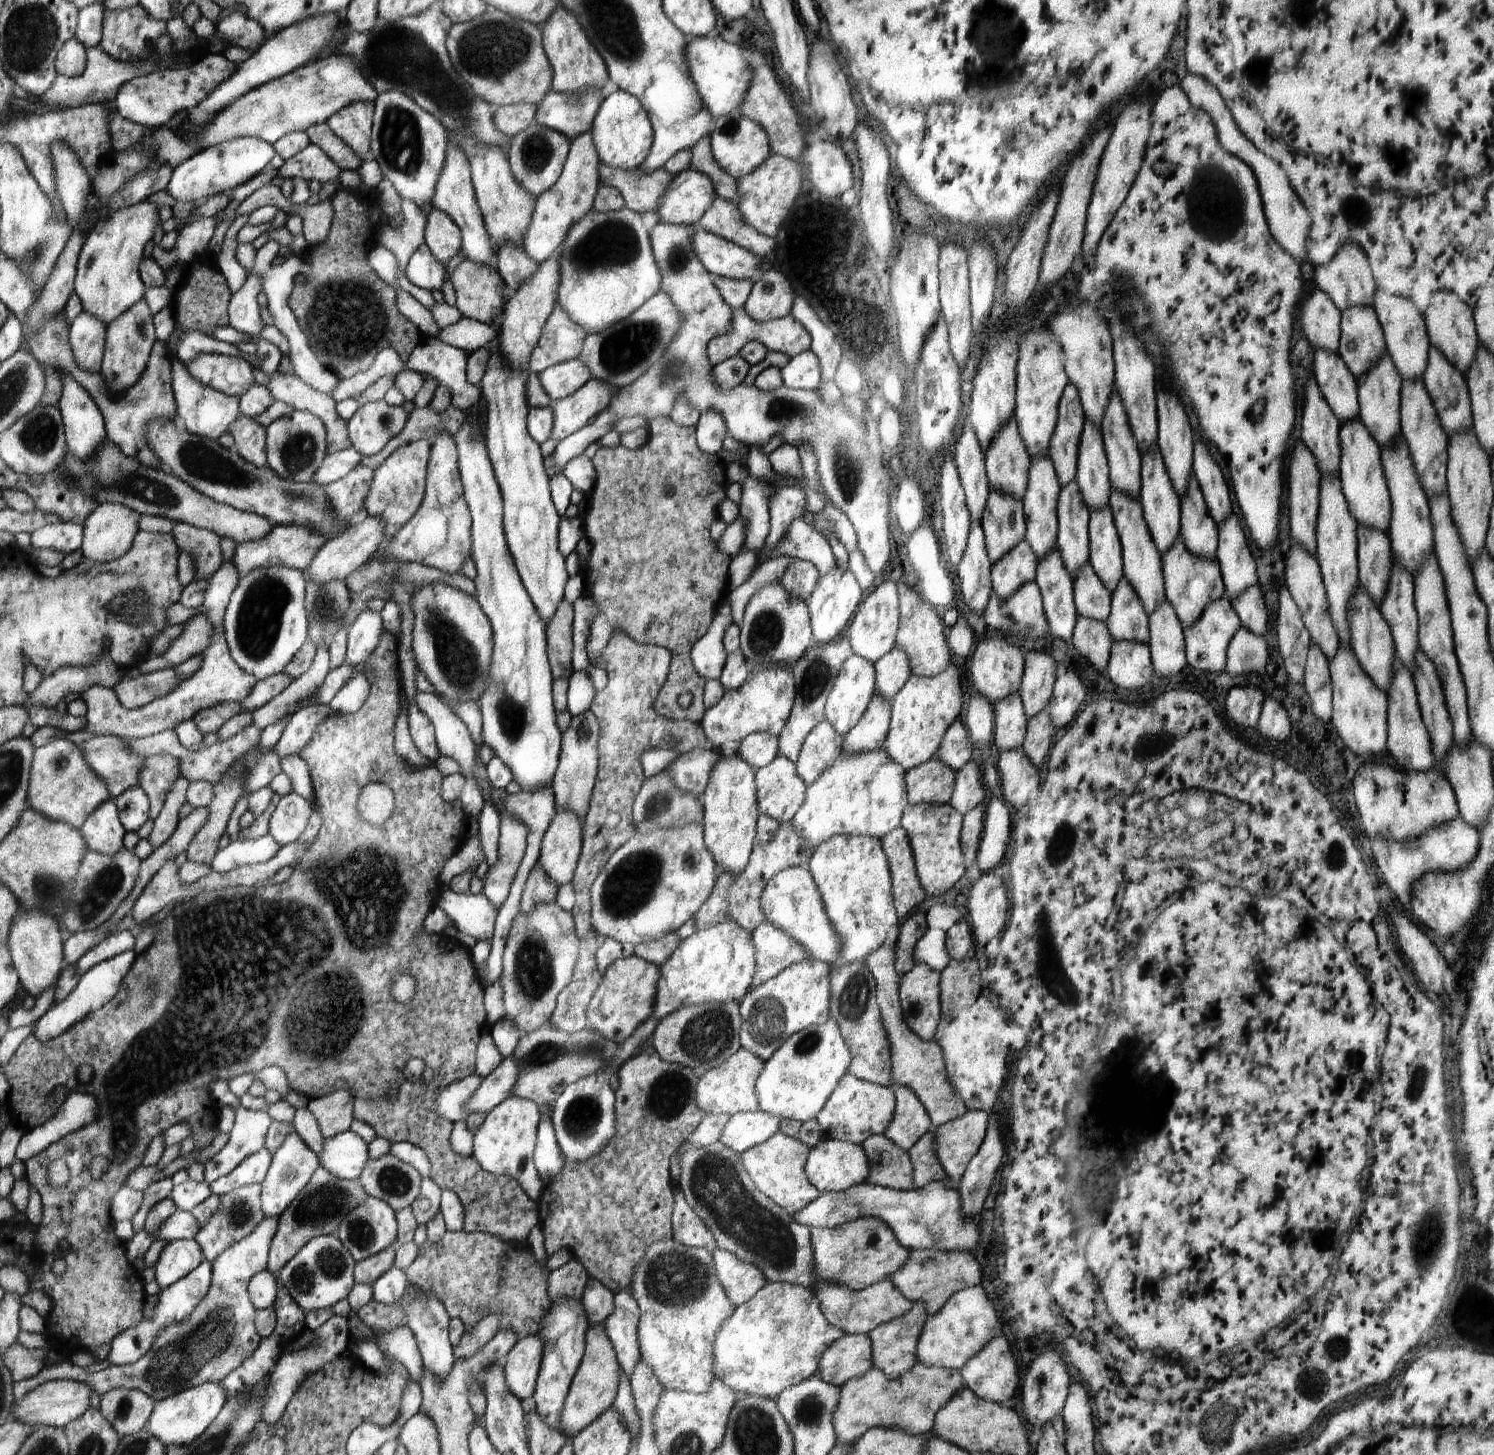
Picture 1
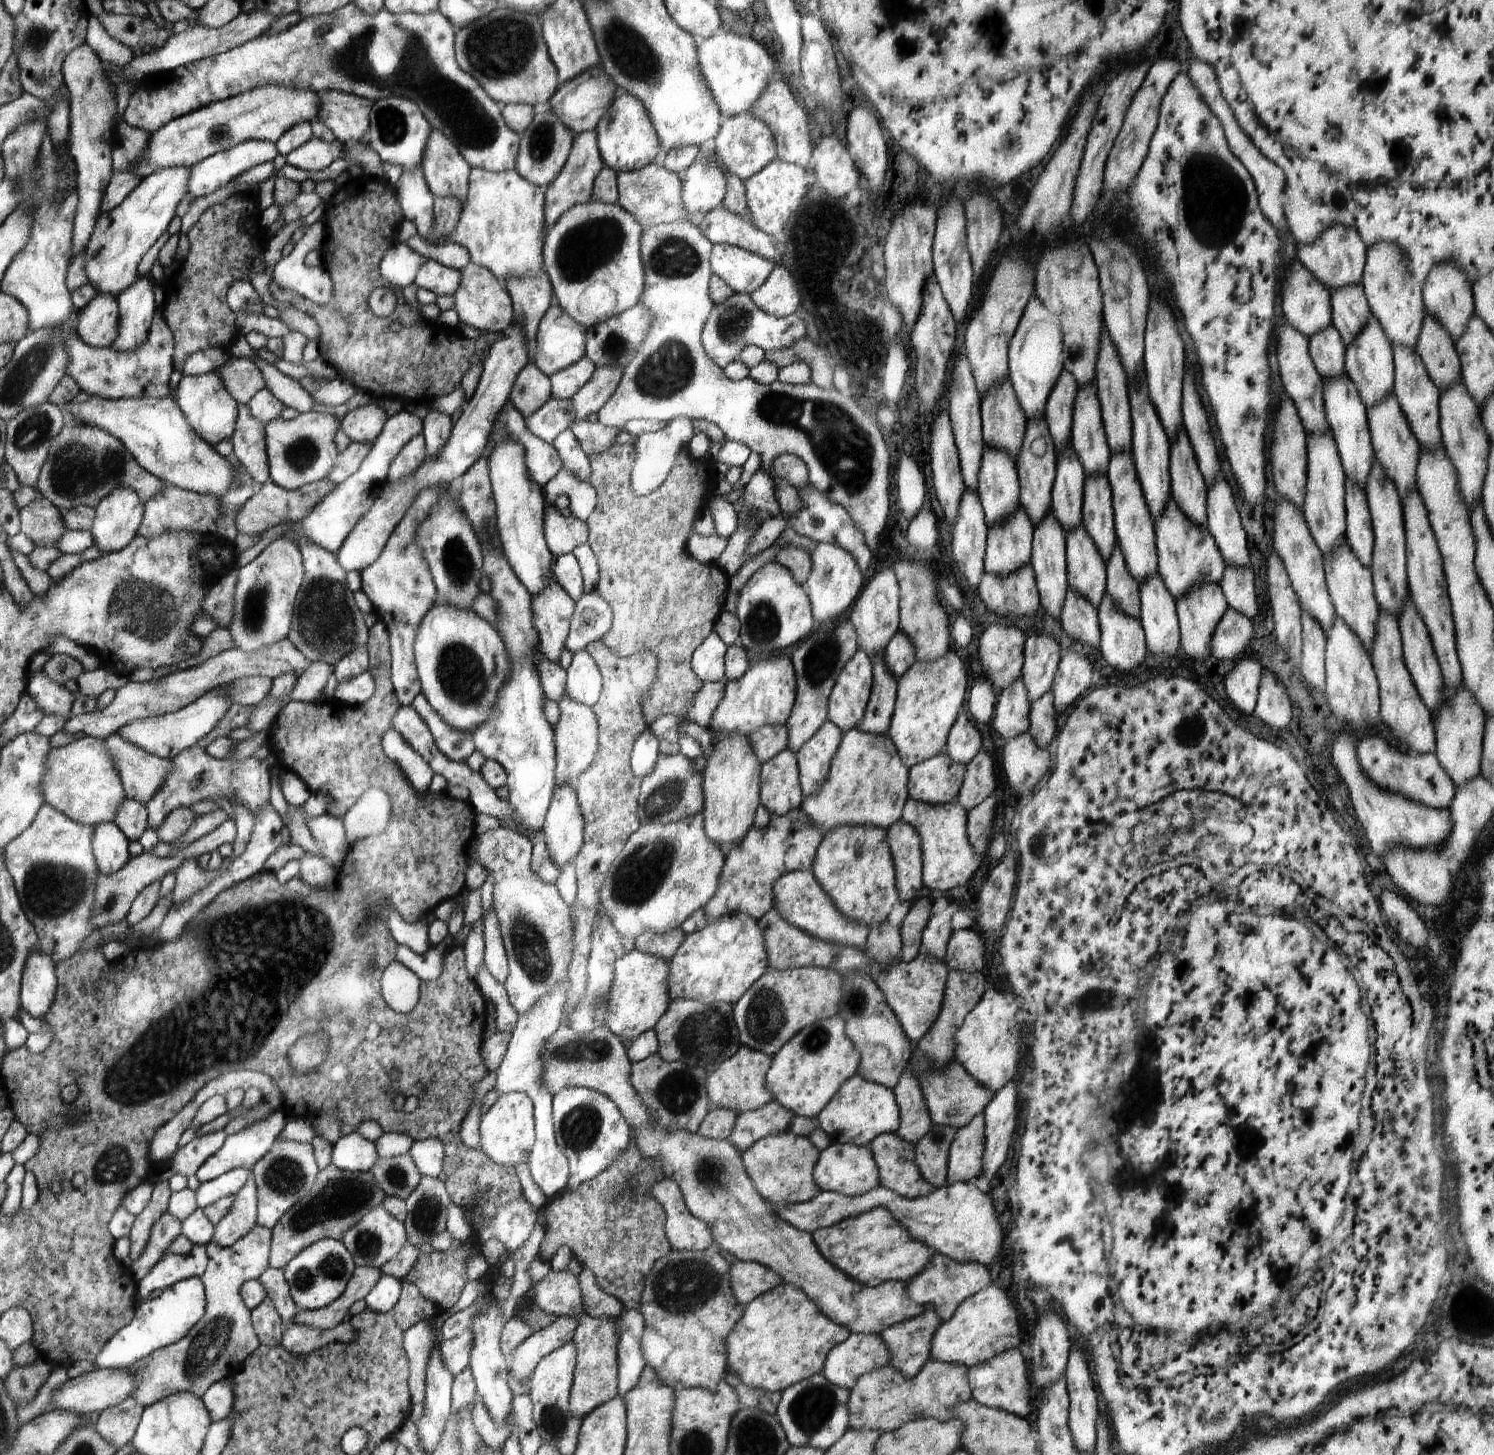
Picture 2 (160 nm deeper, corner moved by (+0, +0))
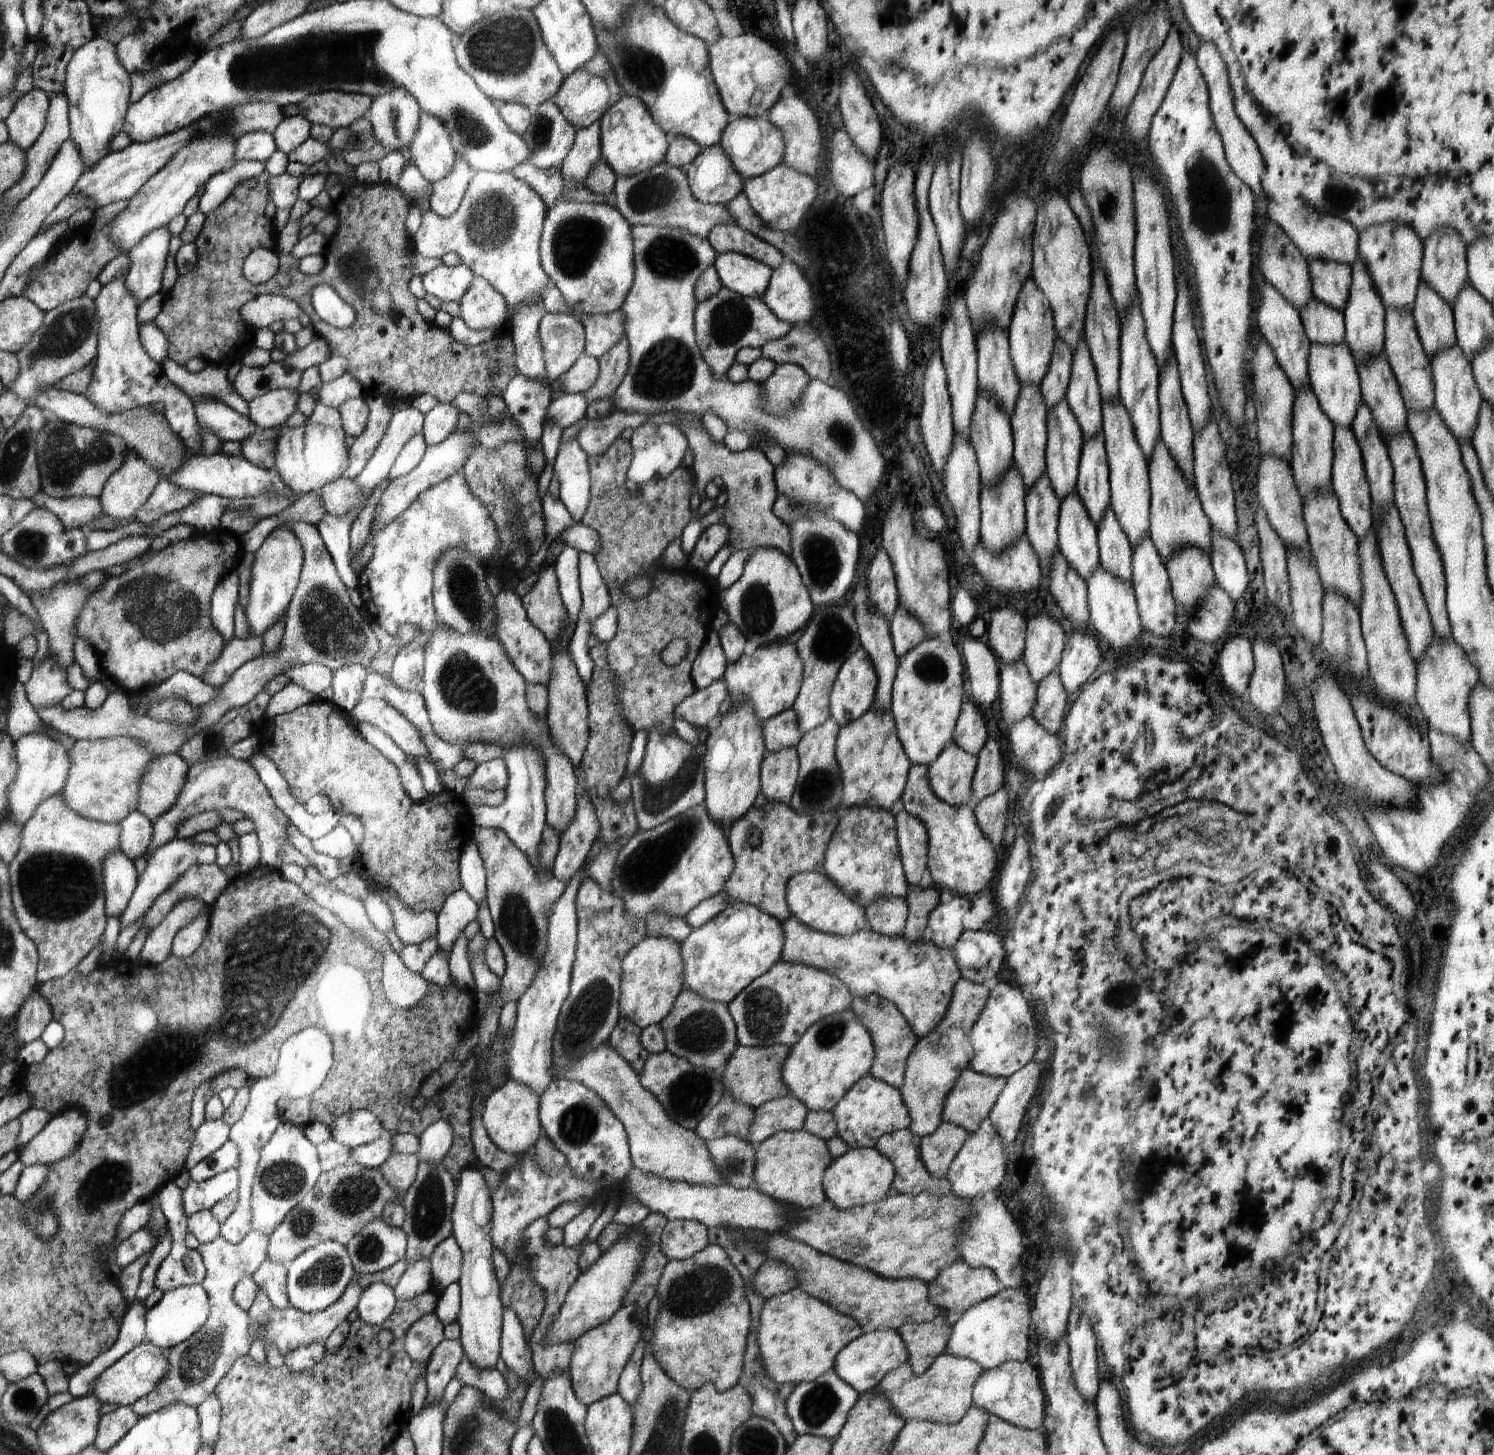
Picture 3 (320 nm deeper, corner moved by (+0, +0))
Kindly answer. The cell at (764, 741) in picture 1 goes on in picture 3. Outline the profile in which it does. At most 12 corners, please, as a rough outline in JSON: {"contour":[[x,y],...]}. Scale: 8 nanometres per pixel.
{"contour":[[793,707],[766,720],[770,752],[800,744],[804,736]]}

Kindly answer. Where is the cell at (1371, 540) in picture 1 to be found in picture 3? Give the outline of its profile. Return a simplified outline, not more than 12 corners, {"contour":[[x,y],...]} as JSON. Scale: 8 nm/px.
{"contour":[[1334,425],[1331,488],[1358,540],[1373,528],[1357,438]]}

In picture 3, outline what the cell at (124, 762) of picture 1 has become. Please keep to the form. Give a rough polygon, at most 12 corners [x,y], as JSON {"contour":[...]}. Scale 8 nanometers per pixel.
{"contour":[[154,756],[142,774],[137,810],[151,822],[177,802],[189,764]]}

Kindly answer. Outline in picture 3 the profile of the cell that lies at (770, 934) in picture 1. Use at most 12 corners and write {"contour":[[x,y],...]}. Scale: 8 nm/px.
{"contour":[[781,922],[782,961],[880,994],[918,1037],[946,1017],[961,973],[950,949],[872,929]]}

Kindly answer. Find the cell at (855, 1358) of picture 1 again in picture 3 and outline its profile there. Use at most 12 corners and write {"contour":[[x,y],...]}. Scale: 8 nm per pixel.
{"contour":[[897,1329],[864,1332],[834,1370],[860,1395],[908,1362]]}

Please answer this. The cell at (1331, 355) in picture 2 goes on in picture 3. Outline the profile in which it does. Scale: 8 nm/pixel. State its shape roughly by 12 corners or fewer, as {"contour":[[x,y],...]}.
{"contour":[[1318,299],[1299,314],[1311,343],[1344,341],[1344,315]]}

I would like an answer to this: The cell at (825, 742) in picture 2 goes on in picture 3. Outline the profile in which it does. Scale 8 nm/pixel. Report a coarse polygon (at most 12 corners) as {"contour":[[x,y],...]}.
{"contour":[[832,718],[796,745],[798,814],[841,810],[843,776]]}

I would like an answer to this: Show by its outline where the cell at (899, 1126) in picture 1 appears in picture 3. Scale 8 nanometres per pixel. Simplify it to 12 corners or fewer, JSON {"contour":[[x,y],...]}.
{"contour":[[959,979],[946,1017],[909,1054],[900,1091],[909,1129],[940,1128],[971,1066],[984,985]]}

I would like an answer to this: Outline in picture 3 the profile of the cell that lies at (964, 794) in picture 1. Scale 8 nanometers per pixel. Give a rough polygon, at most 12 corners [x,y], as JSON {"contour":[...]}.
{"contour":[[989,738],[977,754],[972,806],[1002,788],[1000,747]]}

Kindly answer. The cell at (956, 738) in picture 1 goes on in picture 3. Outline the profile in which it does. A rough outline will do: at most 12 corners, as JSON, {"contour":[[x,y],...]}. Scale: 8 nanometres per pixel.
{"contour":[[964,702],[952,742],[977,755],[989,739],[987,717]]}

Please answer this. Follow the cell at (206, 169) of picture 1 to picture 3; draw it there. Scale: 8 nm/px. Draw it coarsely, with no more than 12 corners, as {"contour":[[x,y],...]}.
{"contour":[[272,133],[236,140],[237,160],[265,163],[277,149]]}

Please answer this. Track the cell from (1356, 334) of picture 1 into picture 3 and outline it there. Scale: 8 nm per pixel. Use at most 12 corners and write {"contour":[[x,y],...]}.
{"contour":[[1310,259],[1313,298],[1343,312],[1351,266]]}

